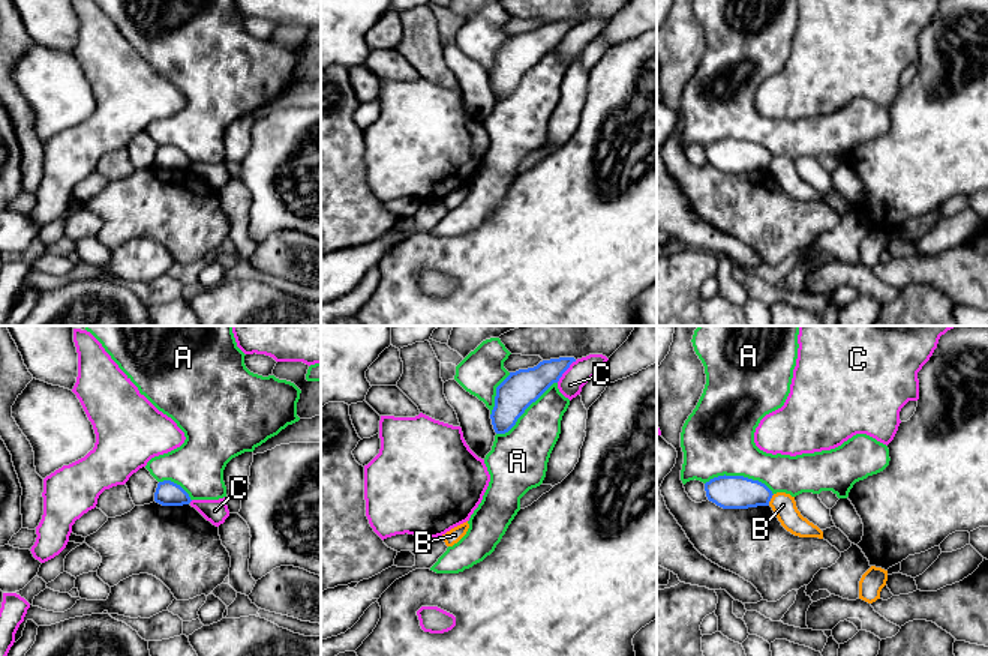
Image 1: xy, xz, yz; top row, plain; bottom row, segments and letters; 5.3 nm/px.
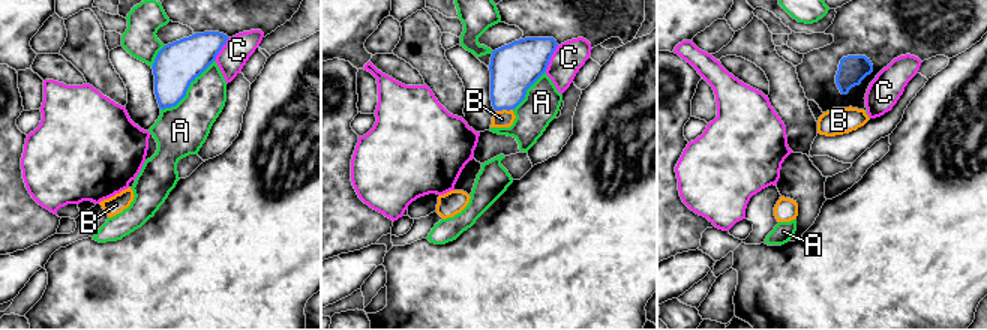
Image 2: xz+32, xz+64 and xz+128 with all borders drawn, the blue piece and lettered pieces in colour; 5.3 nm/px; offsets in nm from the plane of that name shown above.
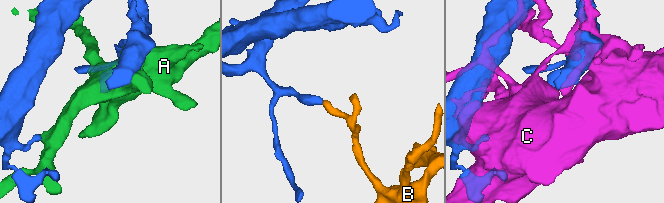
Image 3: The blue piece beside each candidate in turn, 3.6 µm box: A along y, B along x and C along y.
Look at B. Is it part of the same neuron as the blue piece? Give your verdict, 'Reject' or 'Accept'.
Reject

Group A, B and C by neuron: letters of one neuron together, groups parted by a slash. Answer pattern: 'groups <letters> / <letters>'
groups A / B / C

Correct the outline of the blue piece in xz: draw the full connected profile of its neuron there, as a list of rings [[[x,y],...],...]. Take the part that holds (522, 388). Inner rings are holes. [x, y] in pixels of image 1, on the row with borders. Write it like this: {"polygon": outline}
{"polygon": [[[574,357],[543,360],[534,368],[519,369],[496,387],[490,419],[496,434],[508,432],[525,413],[576,362]]]}

